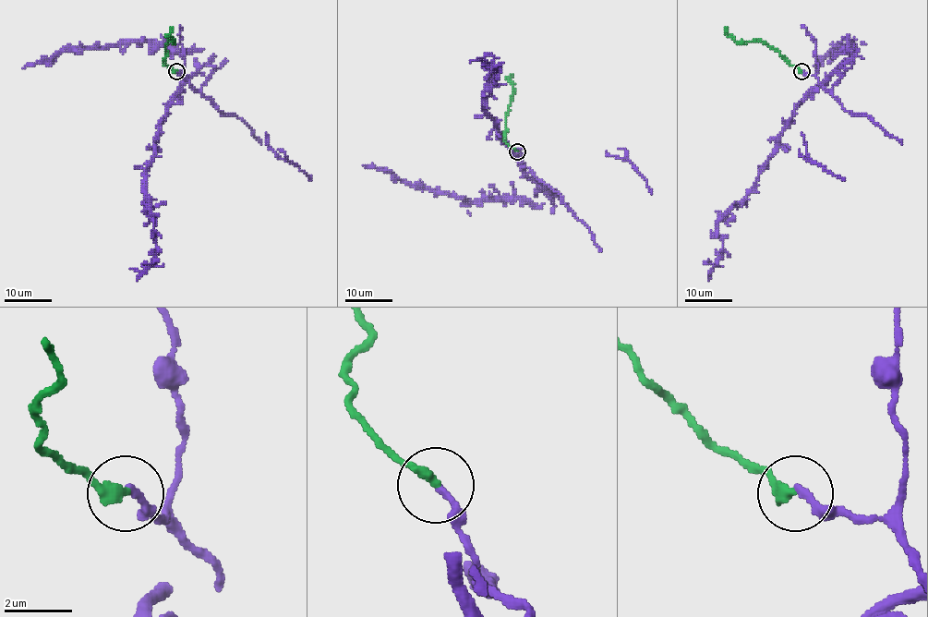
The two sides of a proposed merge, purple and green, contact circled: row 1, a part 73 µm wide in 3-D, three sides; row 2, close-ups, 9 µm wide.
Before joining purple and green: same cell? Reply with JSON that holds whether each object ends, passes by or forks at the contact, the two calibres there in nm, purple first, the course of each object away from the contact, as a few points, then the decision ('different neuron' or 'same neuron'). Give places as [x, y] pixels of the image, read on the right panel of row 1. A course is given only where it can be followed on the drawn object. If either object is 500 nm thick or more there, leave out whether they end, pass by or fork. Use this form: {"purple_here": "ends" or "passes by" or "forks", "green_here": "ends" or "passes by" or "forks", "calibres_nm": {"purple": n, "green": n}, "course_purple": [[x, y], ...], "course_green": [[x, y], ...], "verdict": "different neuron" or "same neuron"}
{"purple_here": "ends", "green_here": "ends", "calibres_nm": {"purple": 240, "green": 360}, "course_purple": [[801, 71], [829, 90], [844, 69], [841, 65], [795, 109], [747, 196], [717, 223], [723, 253], [711, 268]], "course_green": [[801, 71], [776, 49], [758, 40], [736, 42], [727, 32], [727, 27]], "verdict": "same neuron"}

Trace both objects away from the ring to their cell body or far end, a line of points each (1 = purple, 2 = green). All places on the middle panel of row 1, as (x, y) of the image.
1: (517, 151), (554, 193), (524, 172), (500, 139), (486, 106), (496, 69), (482, 59), (469, 61)
2: (517, 151), (505, 139), (512, 86), (509, 78), (512, 76)

